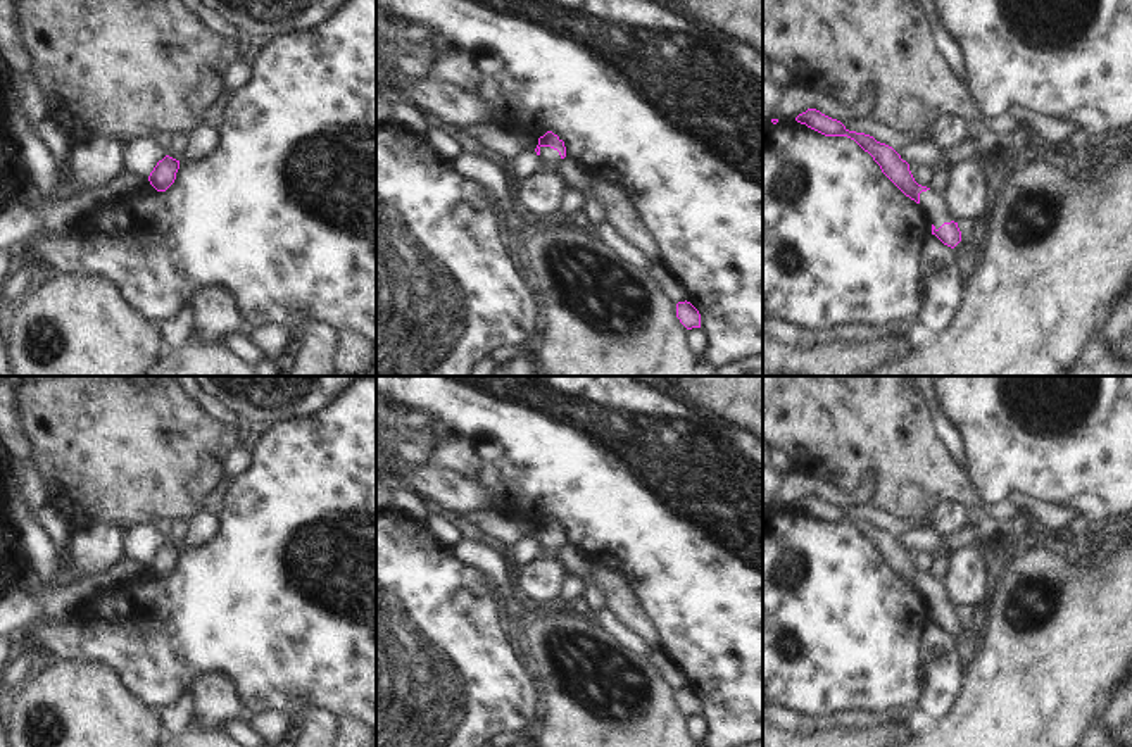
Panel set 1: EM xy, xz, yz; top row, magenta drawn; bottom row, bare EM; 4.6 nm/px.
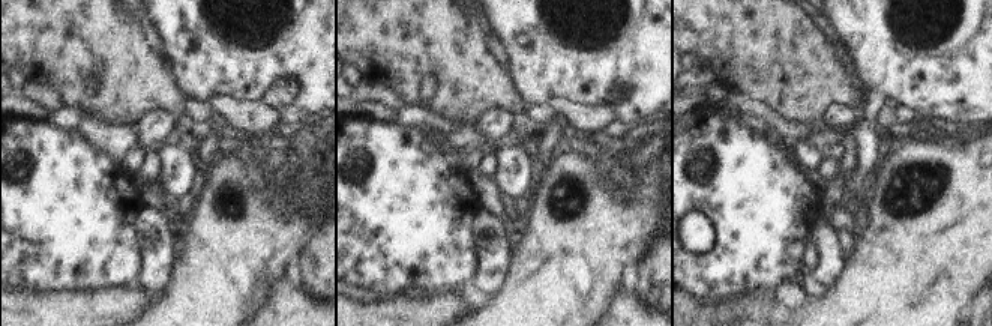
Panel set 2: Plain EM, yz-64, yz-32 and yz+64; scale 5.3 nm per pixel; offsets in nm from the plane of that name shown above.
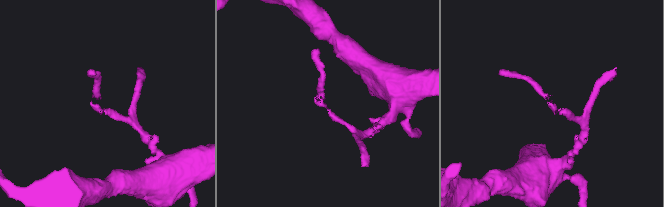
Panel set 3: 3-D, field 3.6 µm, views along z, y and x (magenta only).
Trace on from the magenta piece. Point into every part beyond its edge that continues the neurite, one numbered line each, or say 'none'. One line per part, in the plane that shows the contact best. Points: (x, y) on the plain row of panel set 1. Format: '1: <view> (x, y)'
none.

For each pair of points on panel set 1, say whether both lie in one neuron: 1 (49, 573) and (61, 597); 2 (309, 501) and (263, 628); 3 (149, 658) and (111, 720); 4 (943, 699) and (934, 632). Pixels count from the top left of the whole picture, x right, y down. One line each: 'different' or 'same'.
1: different
2: same
3: different
4: same

